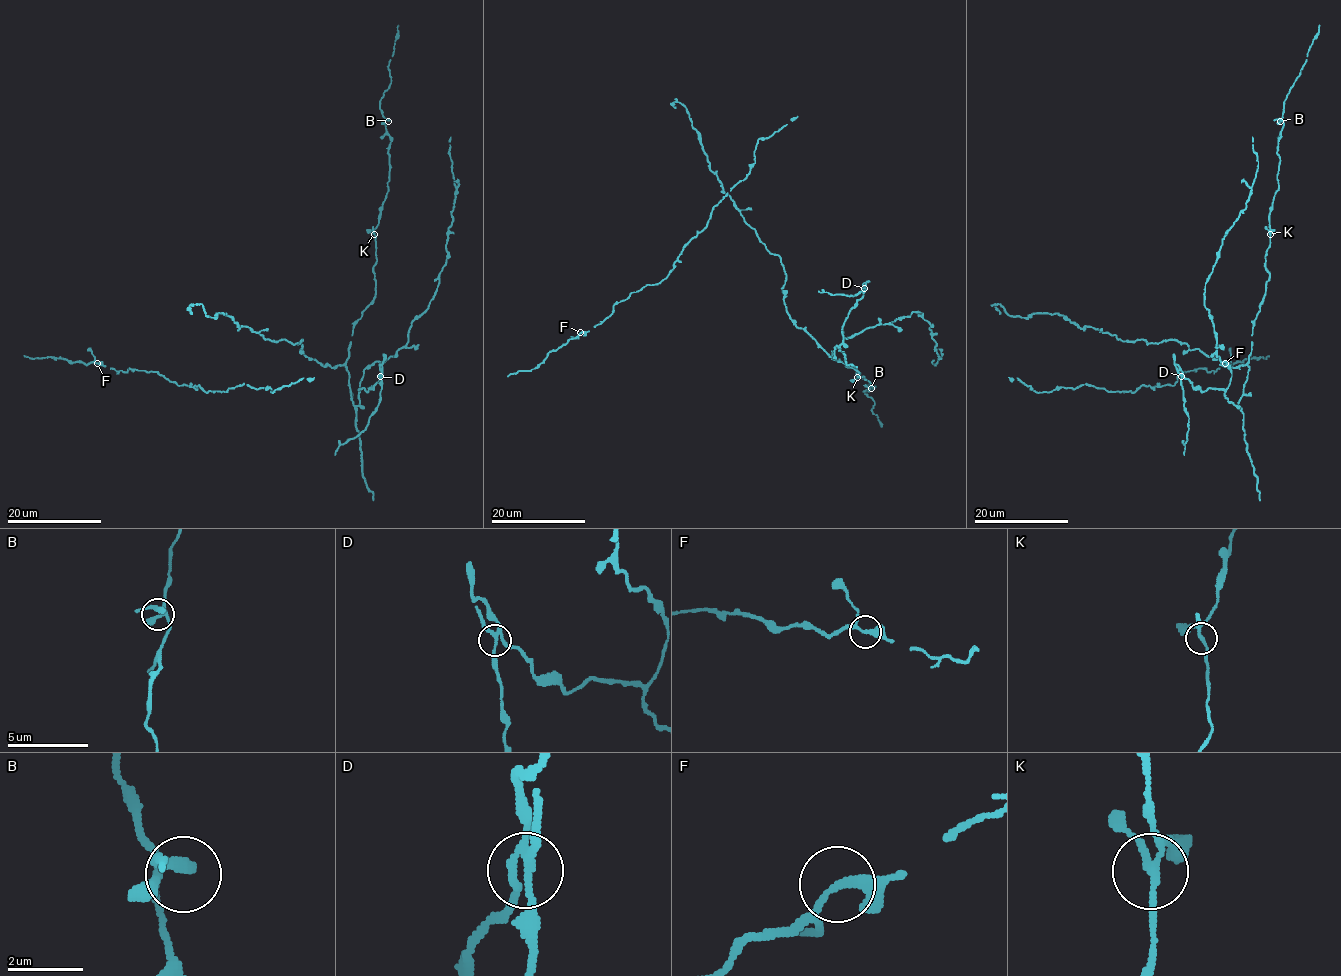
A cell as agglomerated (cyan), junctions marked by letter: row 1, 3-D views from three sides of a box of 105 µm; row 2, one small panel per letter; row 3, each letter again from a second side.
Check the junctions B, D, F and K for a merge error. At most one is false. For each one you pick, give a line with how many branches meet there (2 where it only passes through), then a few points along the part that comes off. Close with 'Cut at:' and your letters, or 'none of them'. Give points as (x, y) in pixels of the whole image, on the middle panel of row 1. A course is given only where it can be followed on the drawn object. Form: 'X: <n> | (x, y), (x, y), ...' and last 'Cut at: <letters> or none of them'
D: 4 | (864, 289), (854, 296), (818, 291)
Cut at: D

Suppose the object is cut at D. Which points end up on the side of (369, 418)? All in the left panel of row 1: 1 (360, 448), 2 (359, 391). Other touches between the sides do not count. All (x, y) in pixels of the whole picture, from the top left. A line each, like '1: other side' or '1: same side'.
1: other side
2: other side

